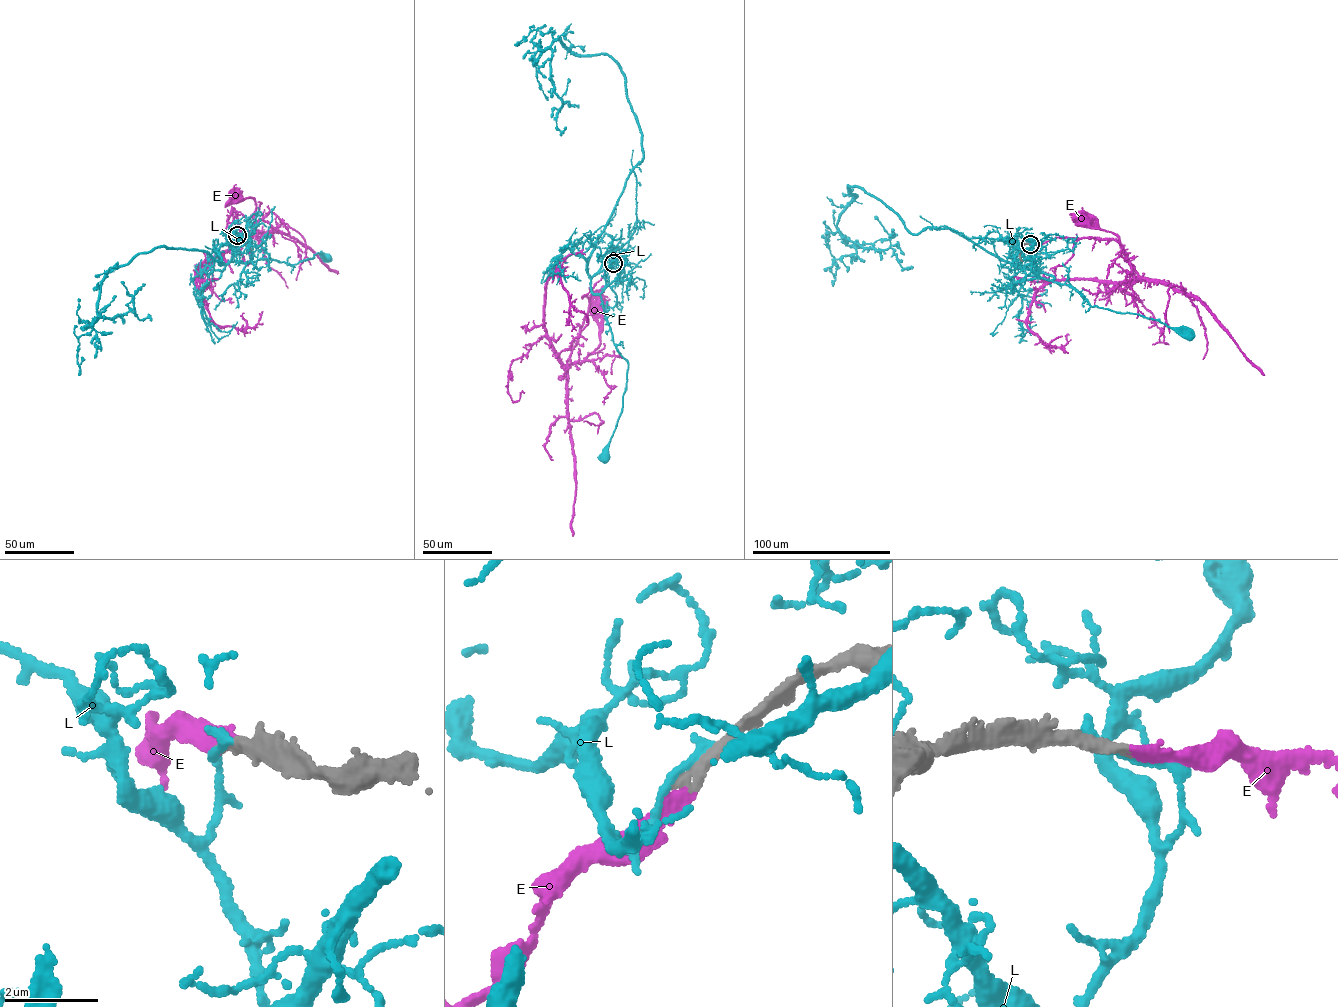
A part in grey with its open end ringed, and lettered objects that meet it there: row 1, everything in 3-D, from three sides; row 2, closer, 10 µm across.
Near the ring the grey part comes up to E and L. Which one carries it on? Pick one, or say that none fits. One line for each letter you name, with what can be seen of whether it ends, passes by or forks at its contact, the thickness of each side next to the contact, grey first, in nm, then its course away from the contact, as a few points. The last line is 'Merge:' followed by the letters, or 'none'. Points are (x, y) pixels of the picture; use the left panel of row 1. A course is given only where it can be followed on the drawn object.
E: it ends there; 240 nm thick on the grey side, 200 nm on the other; it runs (237, 235), (227, 221), (232, 208), (247, 236), (253, 230), (256, 205), (249, 197), (236, 197)
Merge: E

